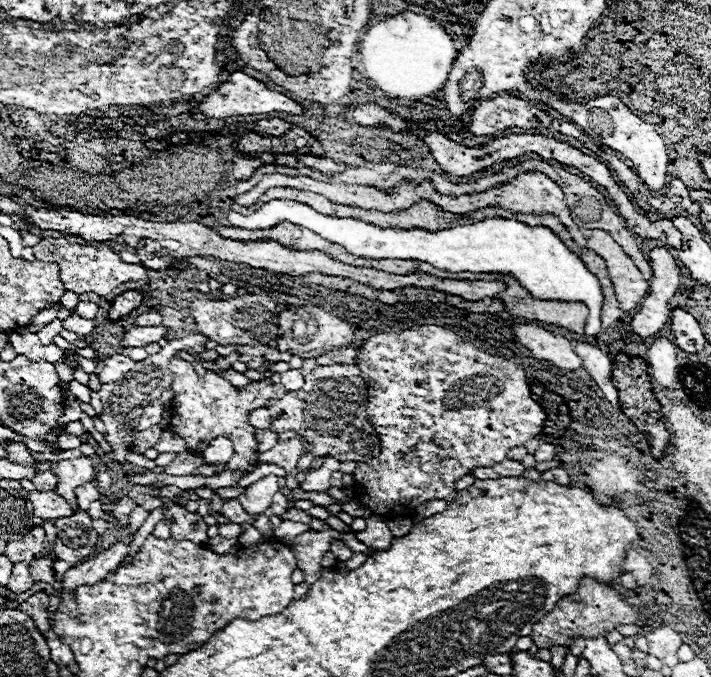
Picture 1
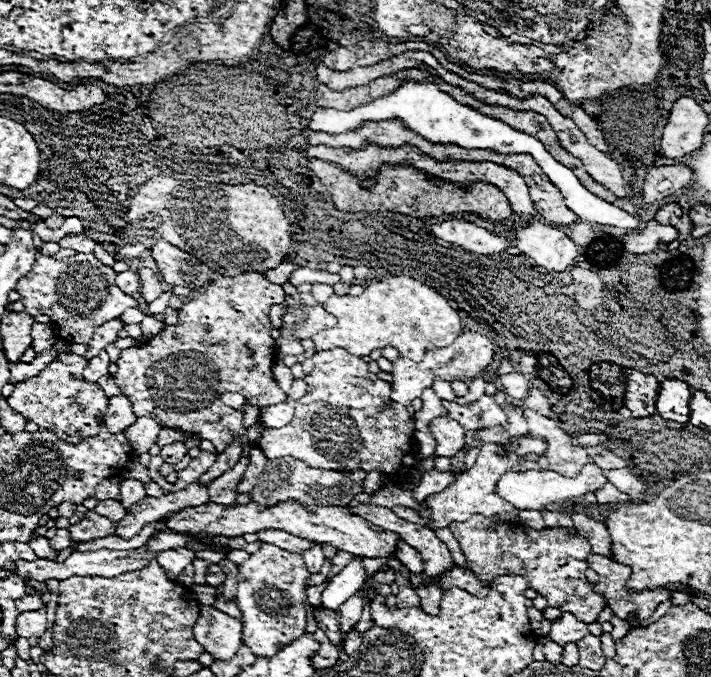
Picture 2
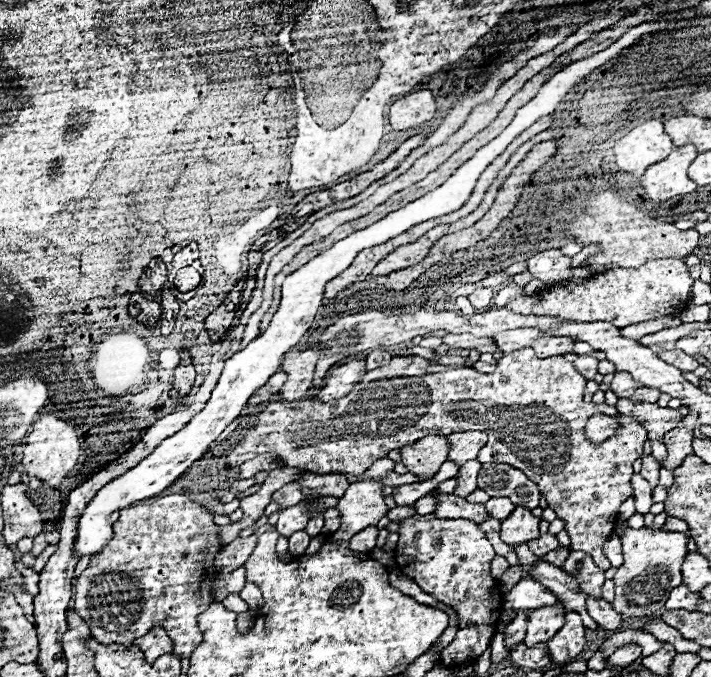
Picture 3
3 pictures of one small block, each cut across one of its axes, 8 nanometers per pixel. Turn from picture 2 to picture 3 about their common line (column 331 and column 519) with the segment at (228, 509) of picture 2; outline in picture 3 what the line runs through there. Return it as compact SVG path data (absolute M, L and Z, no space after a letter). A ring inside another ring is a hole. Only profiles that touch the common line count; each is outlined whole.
M516 506L512 514L502 522L500 538L508 546L526 544L526 540L534 540L534 536L540 536L538 524L540 524L540 518L536 518L528 508Z

